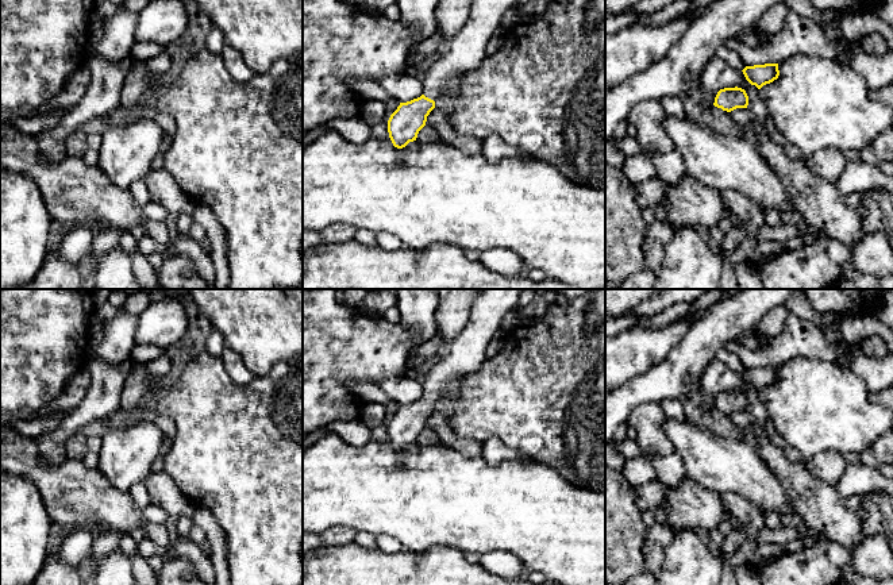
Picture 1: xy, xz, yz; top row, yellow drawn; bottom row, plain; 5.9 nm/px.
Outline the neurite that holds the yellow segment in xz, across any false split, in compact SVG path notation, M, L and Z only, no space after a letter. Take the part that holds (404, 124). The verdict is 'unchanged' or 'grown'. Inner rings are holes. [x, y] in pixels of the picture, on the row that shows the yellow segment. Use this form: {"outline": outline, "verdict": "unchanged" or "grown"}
{"outline": "M473 0L469 18L444 51L420 77L423 95L400 103L388 120L389 138L394 147L403 149L416 141L435 108L435 100L453 89L457 81L476 70L486 58L489 38L501 28L501 18L517 0Z", "verdict": "grown"}

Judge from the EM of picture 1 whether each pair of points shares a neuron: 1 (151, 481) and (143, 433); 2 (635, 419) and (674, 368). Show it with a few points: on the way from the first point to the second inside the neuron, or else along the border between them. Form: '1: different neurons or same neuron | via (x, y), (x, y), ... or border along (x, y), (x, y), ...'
1: different neurons | border along (150, 469), (143, 481)
2: different neurons | border along (659, 401), (639, 404), (626, 422)

